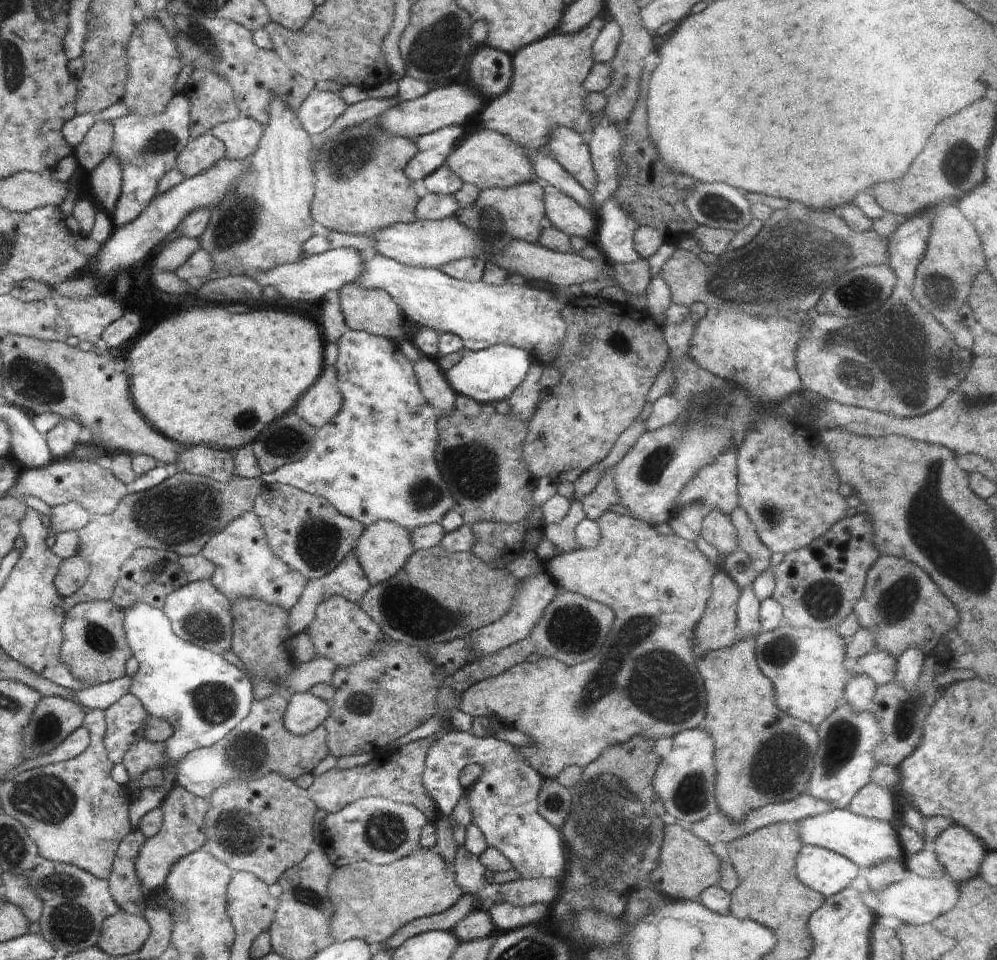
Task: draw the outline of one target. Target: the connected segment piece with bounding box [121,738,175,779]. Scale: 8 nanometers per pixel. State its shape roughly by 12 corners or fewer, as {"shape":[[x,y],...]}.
{"shape":[[144,738],[127,748],[121,762],[129,778],[145,770],[175,767],[164,743]]}

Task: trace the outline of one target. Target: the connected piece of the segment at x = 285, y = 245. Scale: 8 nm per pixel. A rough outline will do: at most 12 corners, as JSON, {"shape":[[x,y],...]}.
{"shape":[[284,93],[211,210],[208,279],[295,263],[315,220],[315,144]]}

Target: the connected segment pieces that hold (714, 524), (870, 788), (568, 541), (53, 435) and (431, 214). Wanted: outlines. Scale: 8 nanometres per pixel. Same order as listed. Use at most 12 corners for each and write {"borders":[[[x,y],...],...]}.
{"borders":[[[707,510],[700,534],[723,556],[738,545],[731,515]],[[865,784],[846,809],[870,818],[891,821],[892,793]],[[573,500],[560,523],[544,524],[542,538],[560,554],[578,550],[576,525],[585,518],[580,501]],[[60,419],[45,439],[54,461],[66,460],[84,436],[74,419]],[[422,191],[415,216],[442,220],[458,215],[454,195]]]}

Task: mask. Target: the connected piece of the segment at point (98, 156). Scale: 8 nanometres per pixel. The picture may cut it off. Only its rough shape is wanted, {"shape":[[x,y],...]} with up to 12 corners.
{"shape":[[97,121],[76,146],[91,171],[113,152],[113,126]]}

